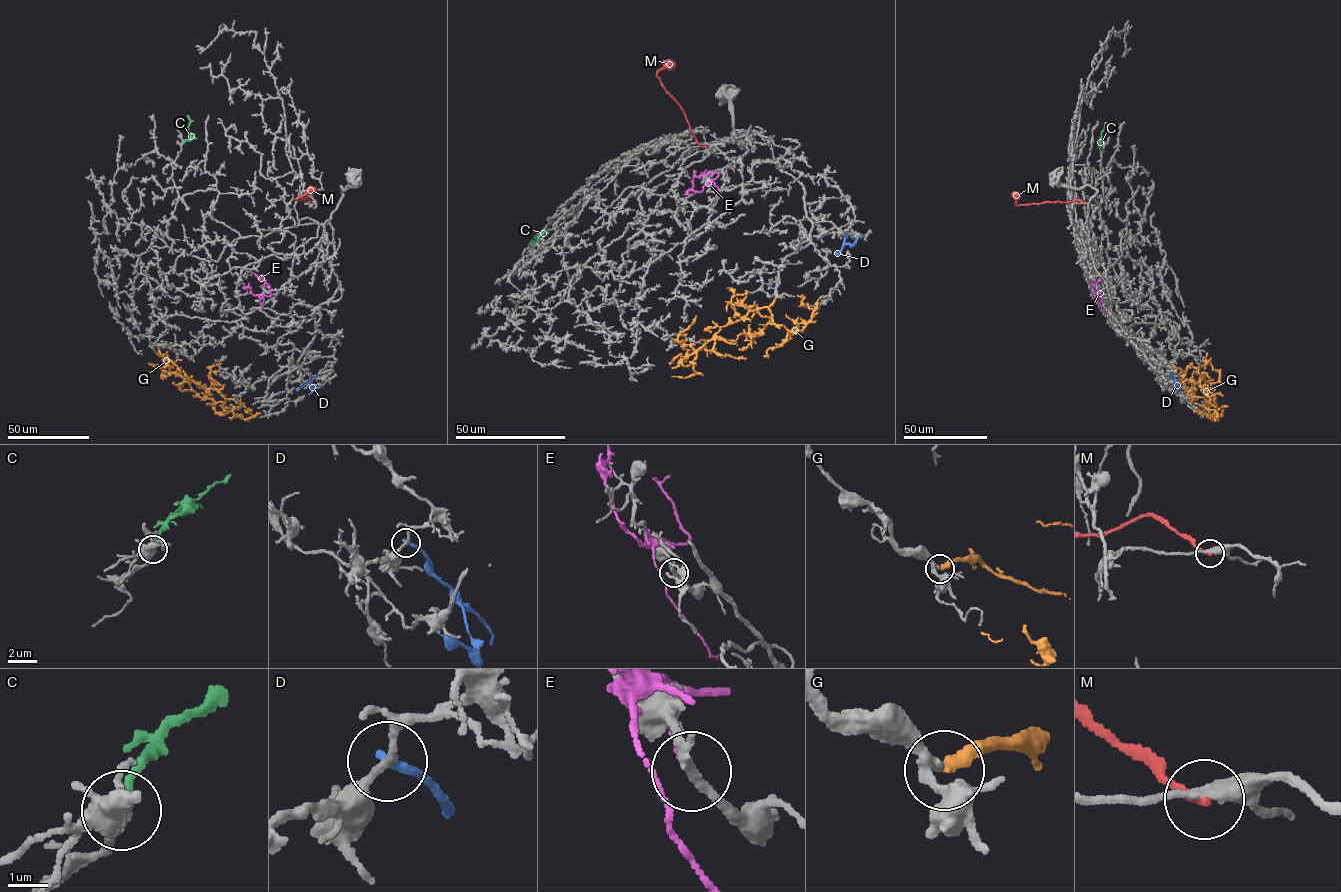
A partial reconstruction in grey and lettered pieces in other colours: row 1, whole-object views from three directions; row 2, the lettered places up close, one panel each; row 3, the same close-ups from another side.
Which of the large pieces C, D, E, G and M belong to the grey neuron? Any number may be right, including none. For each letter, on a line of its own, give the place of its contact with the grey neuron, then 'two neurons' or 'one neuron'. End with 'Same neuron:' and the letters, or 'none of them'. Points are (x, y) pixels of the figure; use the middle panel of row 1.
C: contact (537, 240); two neurons
D: contact (848, 232); two neurons
E: contact (709, 186); two neurons
G: contact (775, 297); one neuron
M: contact (707, 147); two neurons
Same neuron: G

